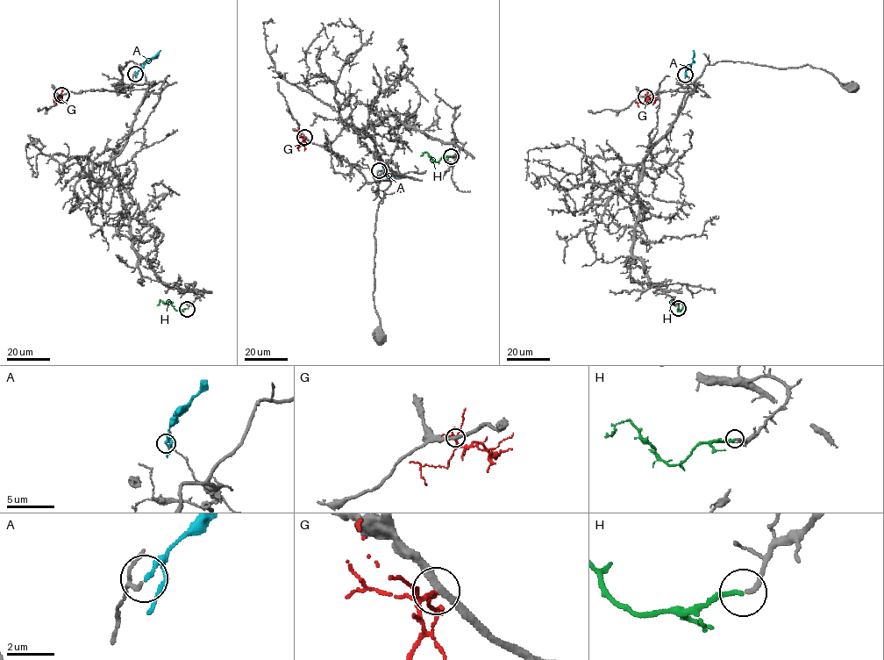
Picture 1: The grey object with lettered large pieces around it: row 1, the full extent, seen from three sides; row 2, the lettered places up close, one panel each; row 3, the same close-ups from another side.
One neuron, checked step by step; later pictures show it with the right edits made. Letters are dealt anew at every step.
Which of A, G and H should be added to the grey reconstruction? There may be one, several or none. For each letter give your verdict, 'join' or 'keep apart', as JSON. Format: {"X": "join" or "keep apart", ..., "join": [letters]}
{"A": "keep apart", "G": "keep apart", "H": "join", "join": ["H"]}

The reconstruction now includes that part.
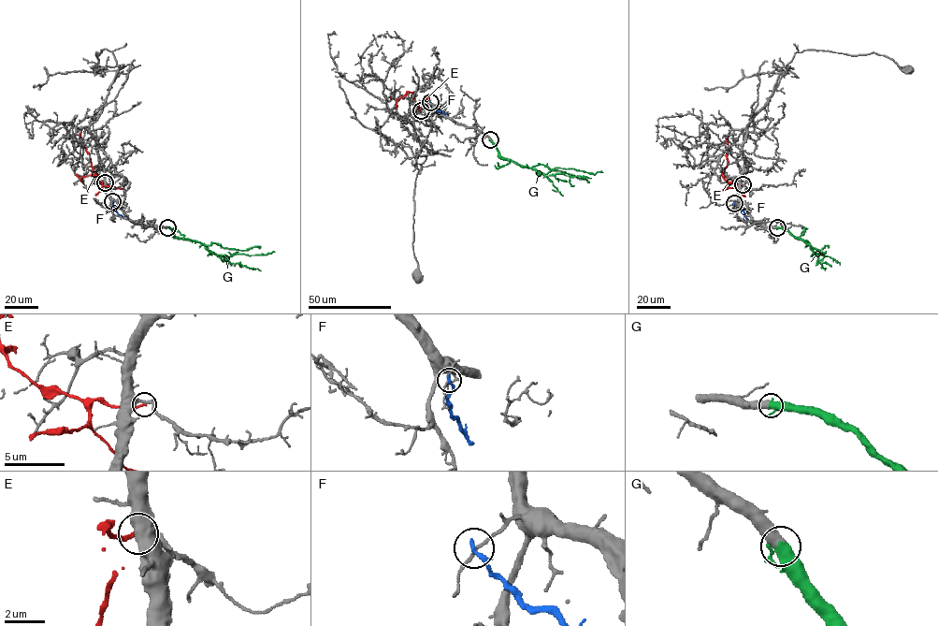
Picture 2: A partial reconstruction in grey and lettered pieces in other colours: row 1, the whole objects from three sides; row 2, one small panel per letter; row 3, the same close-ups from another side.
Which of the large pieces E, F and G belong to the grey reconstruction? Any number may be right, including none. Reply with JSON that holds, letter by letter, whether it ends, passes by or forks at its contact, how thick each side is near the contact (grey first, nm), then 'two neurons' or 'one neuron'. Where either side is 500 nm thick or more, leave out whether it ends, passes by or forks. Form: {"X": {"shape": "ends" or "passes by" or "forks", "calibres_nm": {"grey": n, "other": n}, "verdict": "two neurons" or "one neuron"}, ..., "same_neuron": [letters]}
{"E": {"shape": "ends", "calibres_nm": {"grey": 300, "other": 200}, "verdict": "two neurons"}, "F": {"shape": "ends", "calibres_nm": {"grey": 130, "other": 240}, "verdict": "two neurons"}, "G": {"calibres_nm": {"grey": 550, "other": 420}, "verdict": "one neuron"}, "same_neuron": ["G"]}

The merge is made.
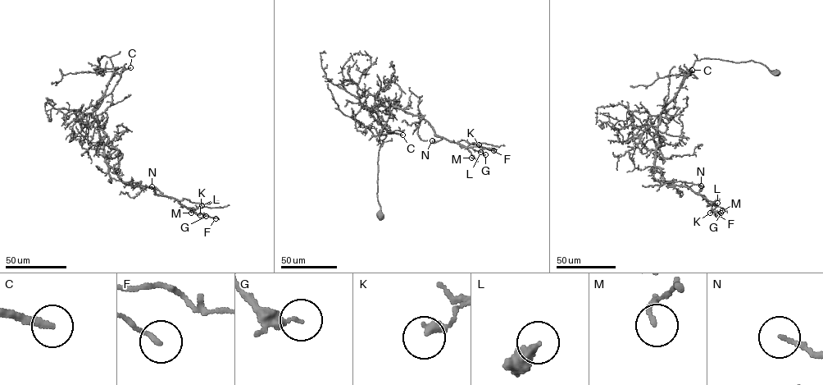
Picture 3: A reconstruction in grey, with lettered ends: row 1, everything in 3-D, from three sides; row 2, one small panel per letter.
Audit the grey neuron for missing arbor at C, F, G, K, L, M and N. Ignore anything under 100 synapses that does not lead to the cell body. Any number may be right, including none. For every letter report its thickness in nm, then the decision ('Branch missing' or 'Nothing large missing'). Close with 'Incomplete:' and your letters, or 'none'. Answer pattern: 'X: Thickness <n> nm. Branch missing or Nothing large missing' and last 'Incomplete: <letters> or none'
C: Thickness 240 nm. Branch missing
F: Thickness 160 nm. Nothing large missing
G: Thickness 240 nm. Nothing large missing
K: Thickness 300 nm. Nothing large missing
L: Thickness 280 nm. Nothing large missing
M: Thickness 100 nm. Nothing large missing
N: Thickness 140 nm. Nothing large missing
Incomplete: C

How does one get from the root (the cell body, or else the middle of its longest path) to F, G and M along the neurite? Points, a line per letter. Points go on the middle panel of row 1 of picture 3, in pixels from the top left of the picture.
F: (380, 216), (377, 161), (387, 130), (370, 108), (375, 105), (388, 101), (425, 119), (436, 135), (493, 150)
G: (380, 216), (377, 161), (387, 130), (375, 105), (388, 101), (425, 119), (436, 135), (485, 154)
M: (380, 216), (377, 161), (387, 130), (375, 105), (388, 101), (419, 115), (471, 158)

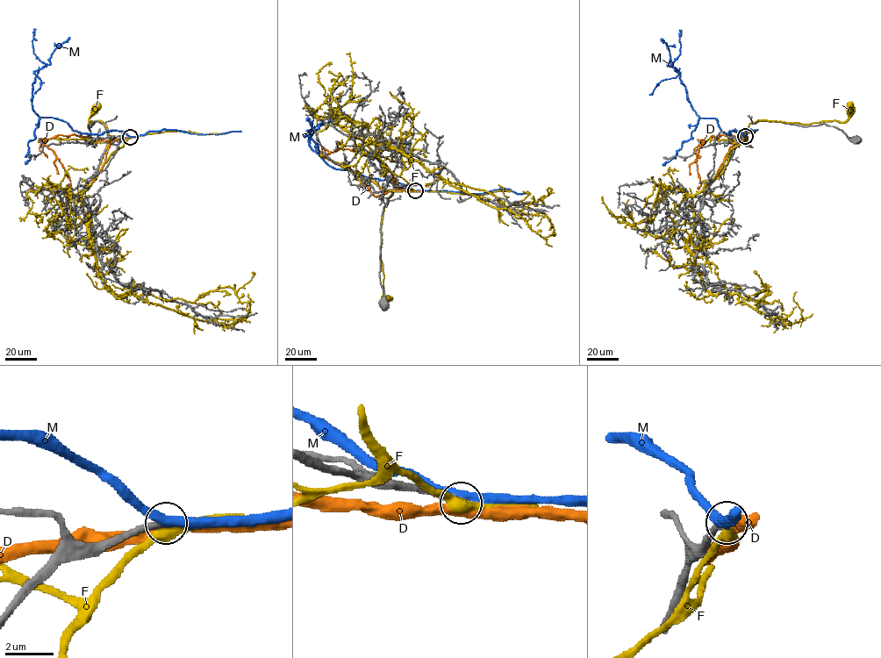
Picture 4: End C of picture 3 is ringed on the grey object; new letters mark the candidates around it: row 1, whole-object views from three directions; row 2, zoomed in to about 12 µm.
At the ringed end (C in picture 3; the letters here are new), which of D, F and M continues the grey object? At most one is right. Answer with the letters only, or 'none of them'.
none of them

